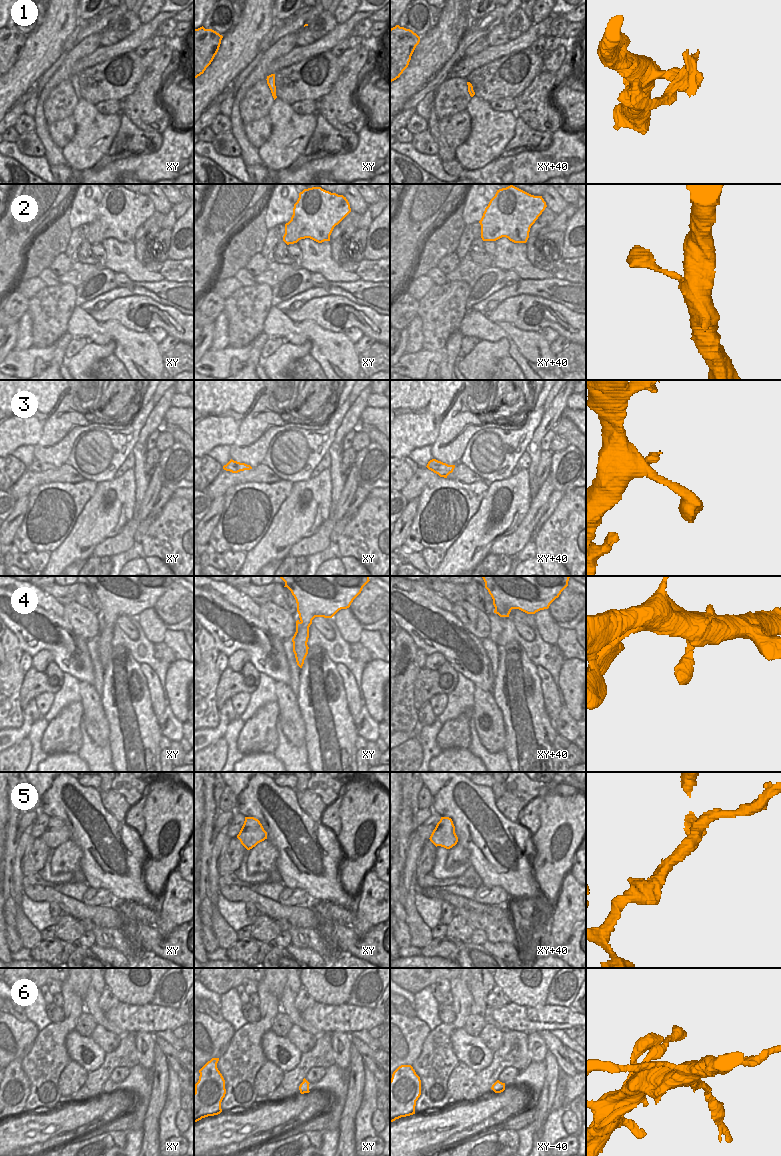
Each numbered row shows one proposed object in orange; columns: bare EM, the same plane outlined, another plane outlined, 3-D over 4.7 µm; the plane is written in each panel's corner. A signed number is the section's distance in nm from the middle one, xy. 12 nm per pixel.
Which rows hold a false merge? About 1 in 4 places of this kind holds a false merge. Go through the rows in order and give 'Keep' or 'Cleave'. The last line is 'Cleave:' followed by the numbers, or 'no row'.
1: Keep
2: Keep
3: Keep
4: Keep
5: Cleave
6: Cleave
Cleave: 5, 6.

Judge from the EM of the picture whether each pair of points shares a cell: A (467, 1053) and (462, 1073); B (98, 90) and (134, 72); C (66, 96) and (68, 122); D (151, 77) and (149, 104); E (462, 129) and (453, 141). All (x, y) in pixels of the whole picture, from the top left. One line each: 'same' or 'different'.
A: different
B: same
C: different
D: same
E: same

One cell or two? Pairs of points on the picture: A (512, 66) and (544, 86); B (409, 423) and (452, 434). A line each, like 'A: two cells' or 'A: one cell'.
A: two cells
B: two cells

